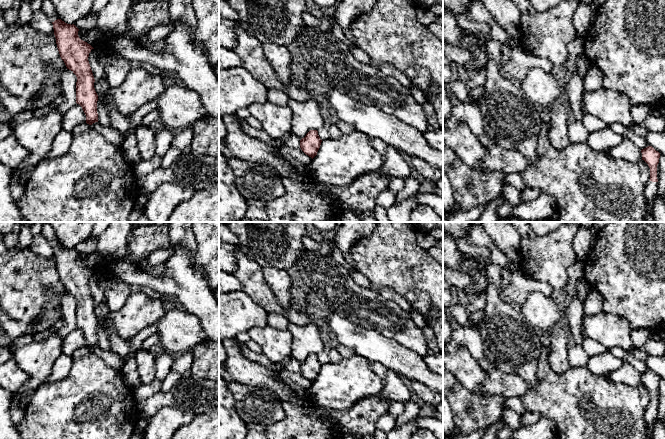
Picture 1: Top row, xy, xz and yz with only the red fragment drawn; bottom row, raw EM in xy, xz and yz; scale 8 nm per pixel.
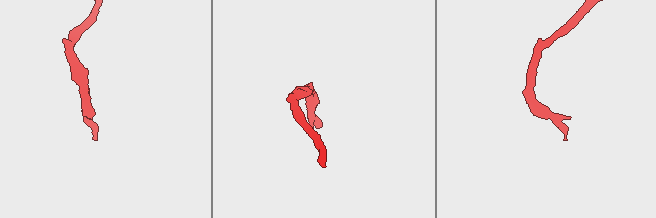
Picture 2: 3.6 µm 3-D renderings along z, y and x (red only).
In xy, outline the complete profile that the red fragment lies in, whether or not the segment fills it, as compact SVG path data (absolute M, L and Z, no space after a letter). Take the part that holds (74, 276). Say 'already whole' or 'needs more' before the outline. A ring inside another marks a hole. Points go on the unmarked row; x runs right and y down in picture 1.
already whole; M61 243L55 244L52 248L60 281L67 293L77 301L76 327L84 335L86 347L92 349L98 346L98 319L94 312L95 303L88 285L89 277L94 272L79 262L79 253L74 248L67 248Z

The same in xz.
already whole; M310 354L304 362L300 364L301 374L312 383L317 379L322 364L317 354Z

